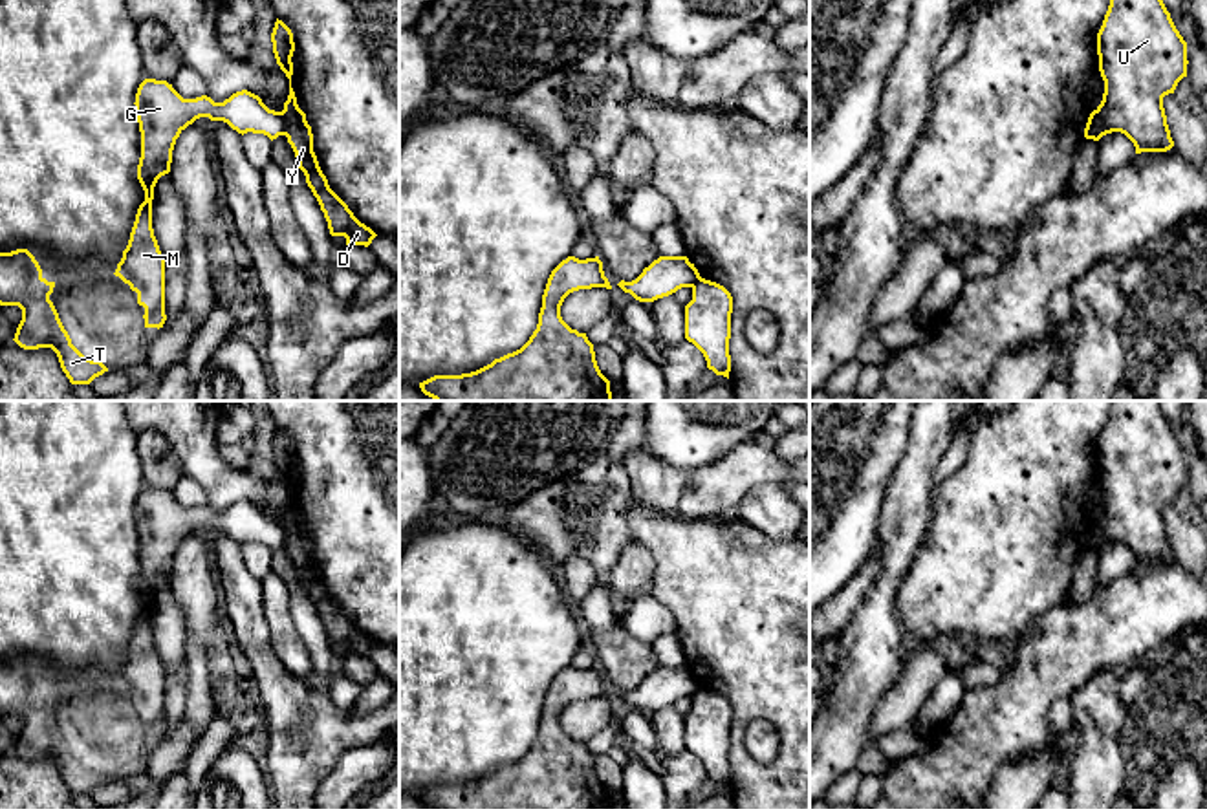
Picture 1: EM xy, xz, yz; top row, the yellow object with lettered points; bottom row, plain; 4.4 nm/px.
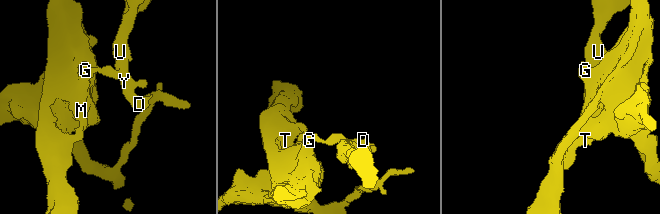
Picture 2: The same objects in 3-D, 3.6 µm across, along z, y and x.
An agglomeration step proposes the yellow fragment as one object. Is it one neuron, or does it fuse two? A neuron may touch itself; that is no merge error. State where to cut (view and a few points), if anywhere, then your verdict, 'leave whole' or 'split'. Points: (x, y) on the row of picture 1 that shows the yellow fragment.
cut yz (1096, 110), (1101, 121), (1098, 140); split

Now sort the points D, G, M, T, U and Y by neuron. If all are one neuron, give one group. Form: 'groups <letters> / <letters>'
groups D U Y / G M T

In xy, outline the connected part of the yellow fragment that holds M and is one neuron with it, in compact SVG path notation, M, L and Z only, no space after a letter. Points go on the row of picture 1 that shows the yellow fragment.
M145 79L136 93L136 115L141 132L137 179L145 190L115 276L137 293L145 307L145 328L163 328L165 315L165 258L152 229L152 200L158 179L170 172L172 150L179 134L200 117L223 121L238 134L264 134L271 141L286 135L286 117L269 110L247 90L223 102L201 95L183 99L167 81Z

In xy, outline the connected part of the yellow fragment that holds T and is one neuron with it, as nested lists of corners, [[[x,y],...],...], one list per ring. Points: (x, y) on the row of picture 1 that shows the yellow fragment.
[[[27,249],[0,253],[0,306],[18,306],[22,320],[15,342],[24,350],[51,348],[71,384],[90,384],[108,372],[101,361],[84,357],[64,329],[49,300],[55,282],[42,276],[42,269]]]

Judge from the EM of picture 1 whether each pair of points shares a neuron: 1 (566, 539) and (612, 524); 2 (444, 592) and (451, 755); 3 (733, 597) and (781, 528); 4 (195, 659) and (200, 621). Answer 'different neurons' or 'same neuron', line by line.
1: same neuron
2: same neuron
3: different neurons
4: different neurons

